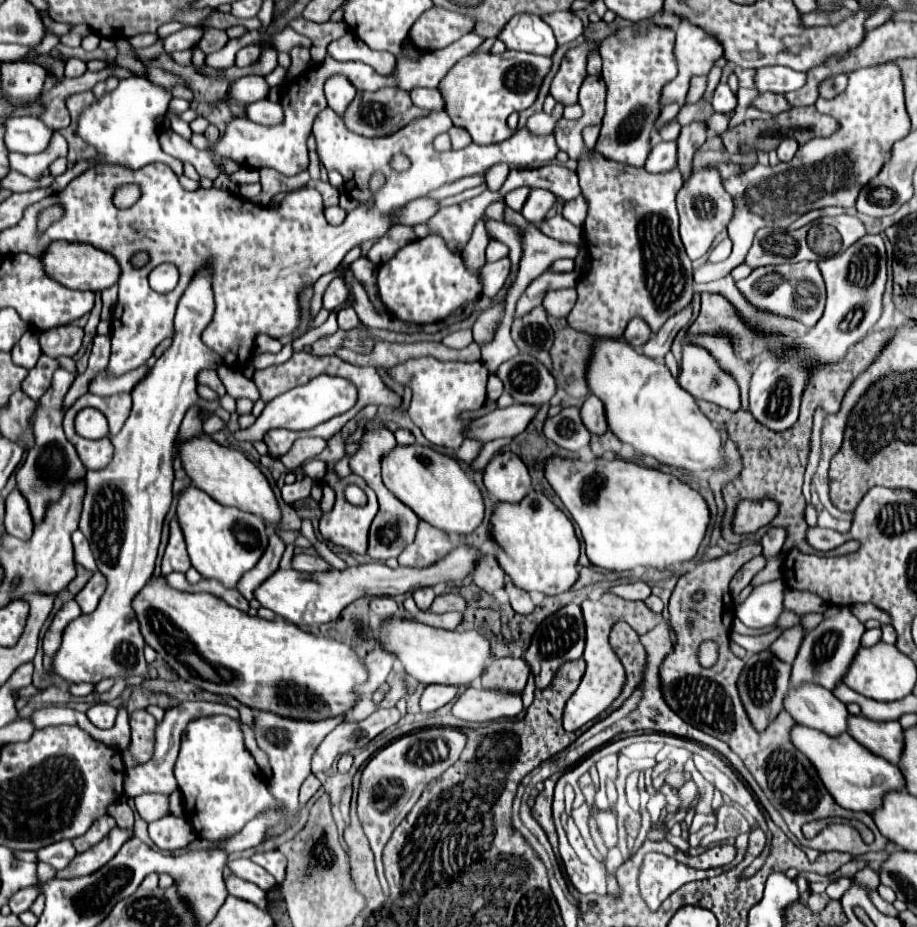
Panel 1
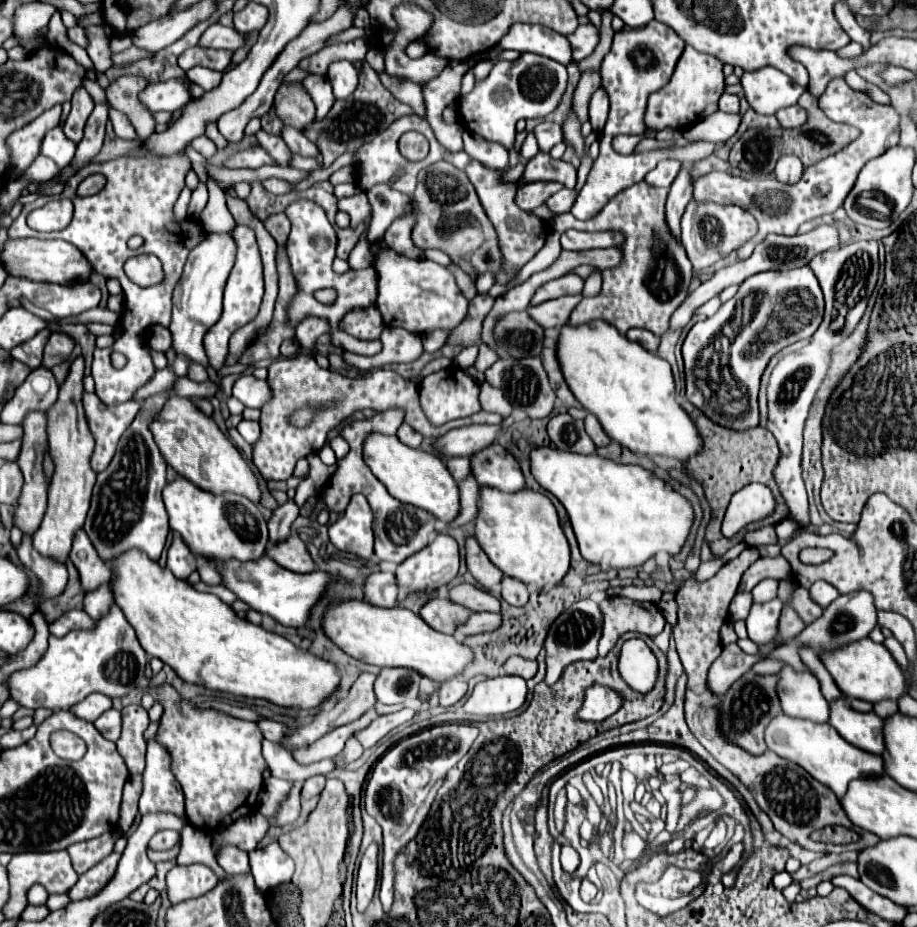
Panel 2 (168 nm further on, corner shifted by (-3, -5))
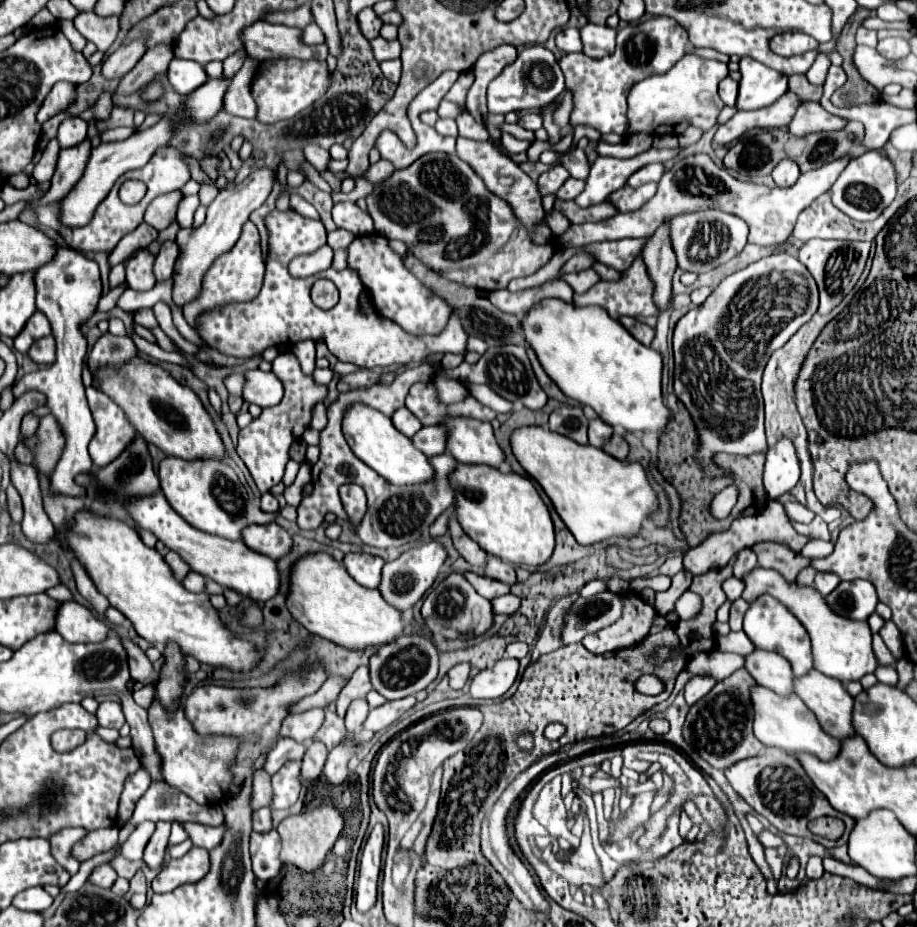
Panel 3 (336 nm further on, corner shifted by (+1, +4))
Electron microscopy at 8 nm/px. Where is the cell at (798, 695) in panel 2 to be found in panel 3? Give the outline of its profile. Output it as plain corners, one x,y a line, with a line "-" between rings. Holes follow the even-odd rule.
754,650
748,656
744,656
746,660
746,672
750,672
750,676
754,676
754,680
760,686
766,686
782,696
792,694
792,668
788,664
786,658
782,658
776,652
766,652
766,650

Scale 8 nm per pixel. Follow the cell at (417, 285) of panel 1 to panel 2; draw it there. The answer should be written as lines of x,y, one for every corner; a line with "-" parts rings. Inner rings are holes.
392,249
380,253
376,261
378,301
384,325
402,327
412,333
428,333
434,329
454,329
468,313
468,299
456,285
448,267
430,259
410,259

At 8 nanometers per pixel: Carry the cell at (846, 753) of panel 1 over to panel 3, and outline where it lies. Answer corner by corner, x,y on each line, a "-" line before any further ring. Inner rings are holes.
756,684
754,688
750,688
750,700
754,704
754,736
762,744
776,746
786,752
810,752
820,760
832,760
838,754
840,742
828,736
826,732
822,732
814,714
796,694
778,696
776,692

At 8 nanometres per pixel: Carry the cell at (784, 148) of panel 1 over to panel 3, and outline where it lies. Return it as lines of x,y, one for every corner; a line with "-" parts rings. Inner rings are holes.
788,158
782,160
782,162
774,168
774,172
772,172
772,178
774,178
776,186
780,186
780,188
792,186
792,184
798,180
798,176
800,176
798,166
796,166
792,160
788,160

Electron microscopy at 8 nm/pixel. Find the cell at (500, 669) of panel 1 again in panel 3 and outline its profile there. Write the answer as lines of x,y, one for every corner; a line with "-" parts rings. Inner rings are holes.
512,642
512,644
508,644
508,648
506,648
506,656
510,656
510,658
524,658
528,654
528,644
524,644
524,642

